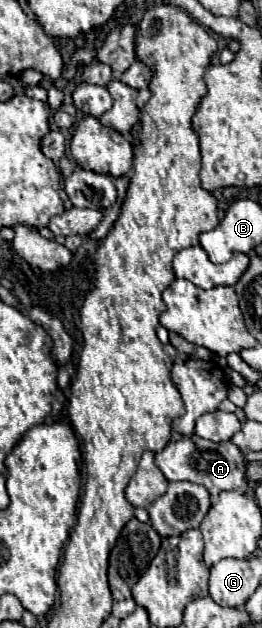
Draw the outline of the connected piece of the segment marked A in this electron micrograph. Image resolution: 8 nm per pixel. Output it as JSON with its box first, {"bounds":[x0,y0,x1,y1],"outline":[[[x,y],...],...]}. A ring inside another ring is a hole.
{"bounds":[156,436,246,496],"outline":[[[198,436],[180,438],[176,442],[168,442],[166,448],[156,454],[156,466],[168,480],[188,480],[194,484],[202,484],[212,496],[218,496],[224,490],[240,490],[246,484],[244,454],[232,442],[210,442]]]}

